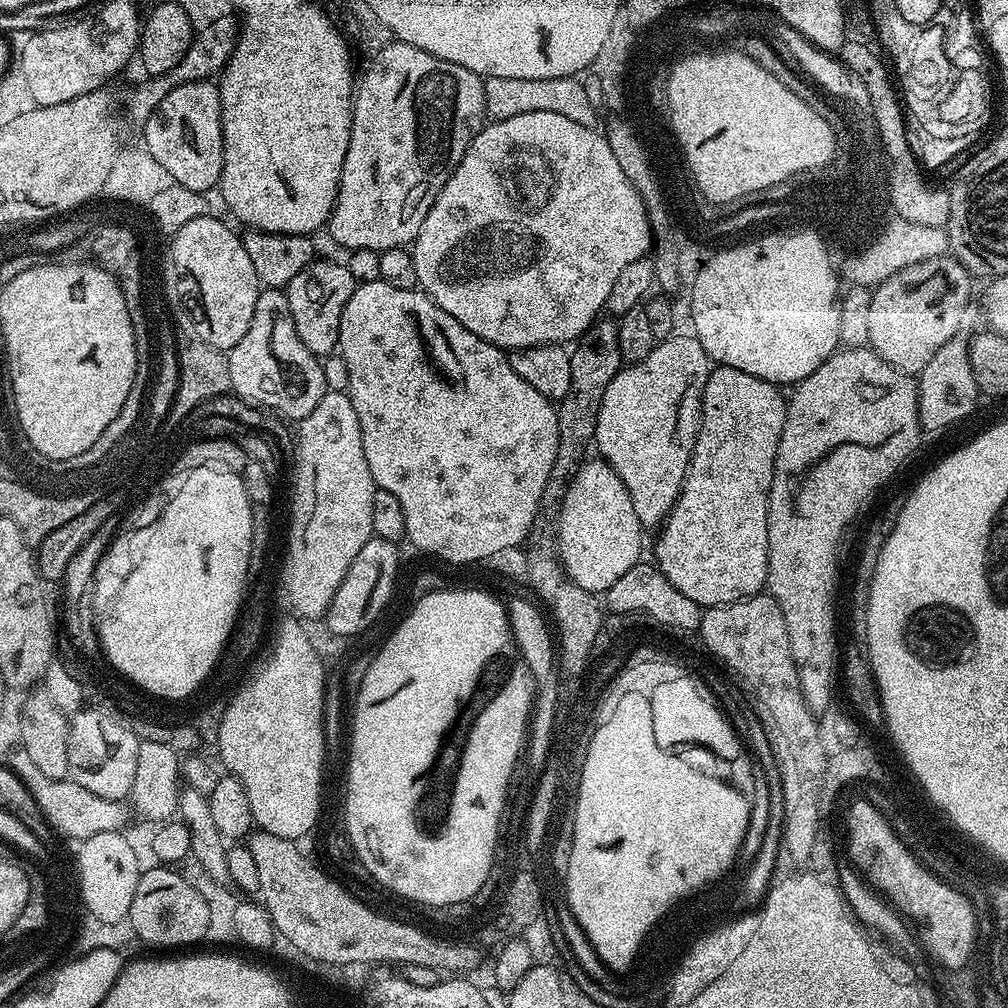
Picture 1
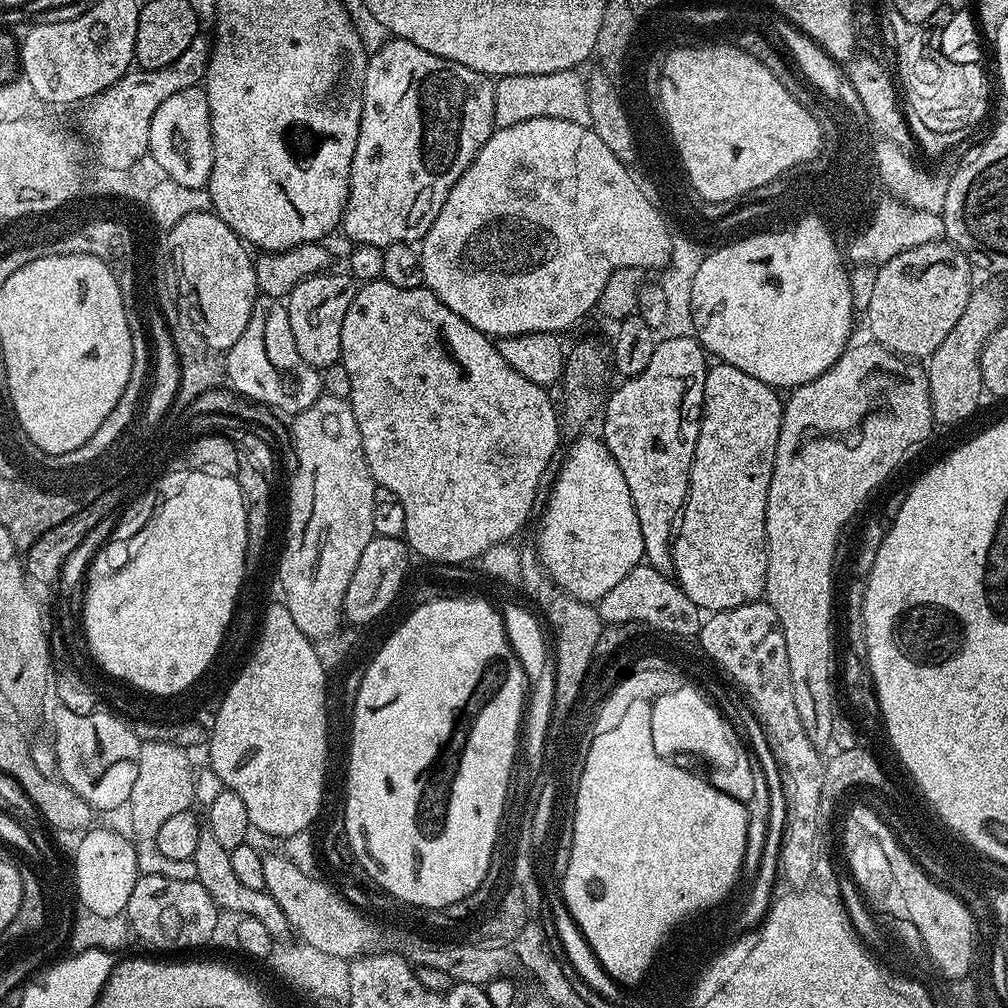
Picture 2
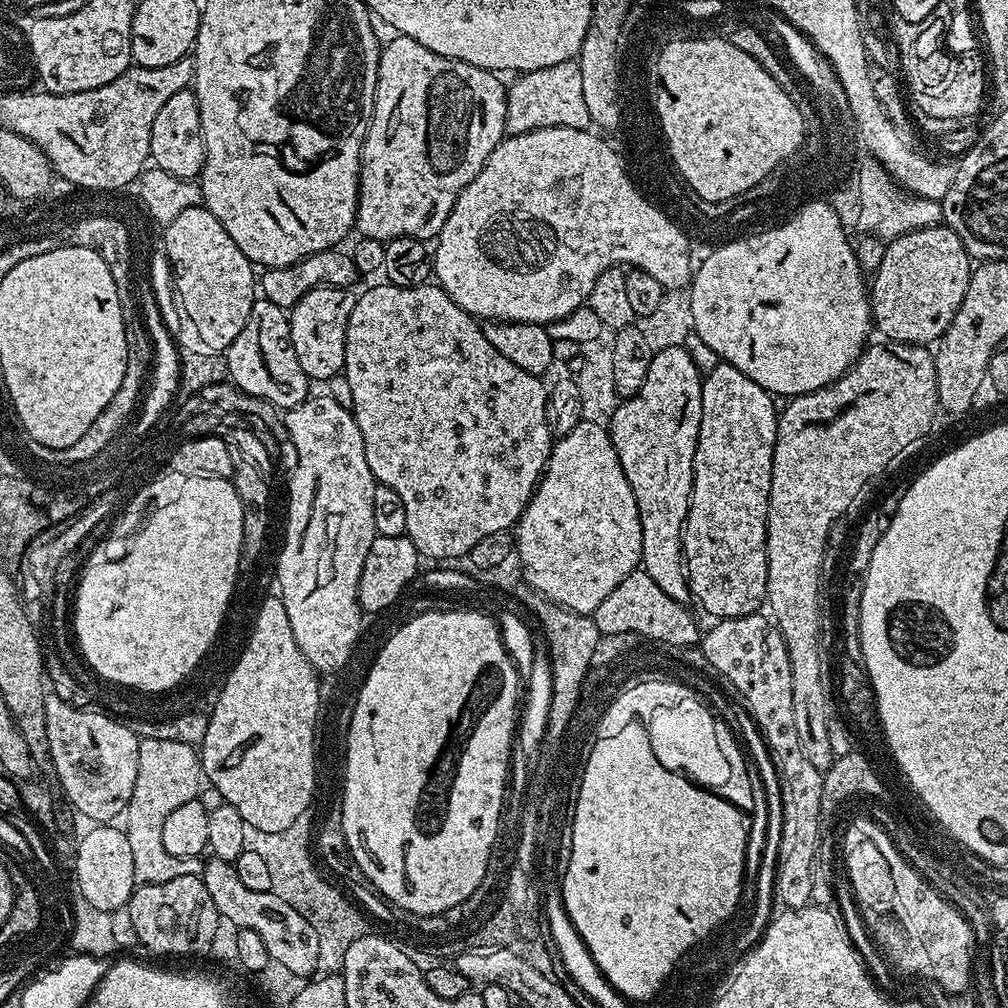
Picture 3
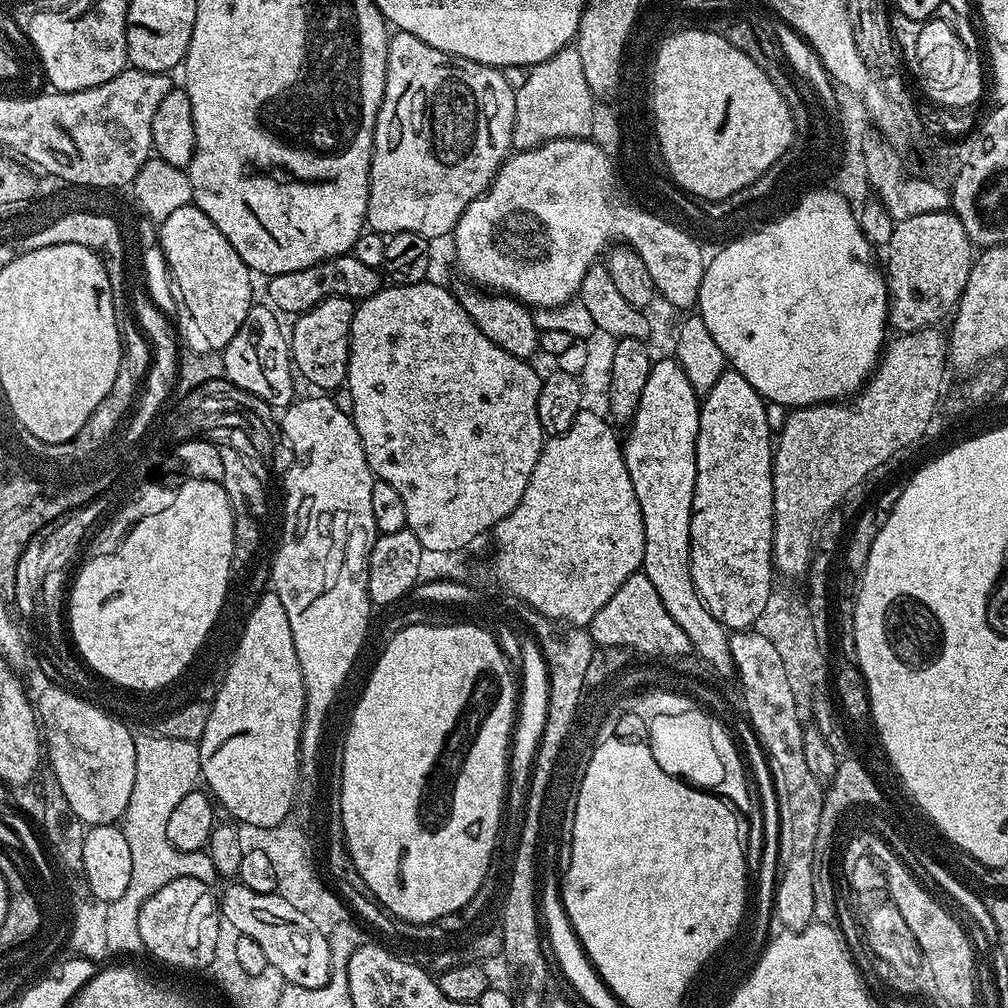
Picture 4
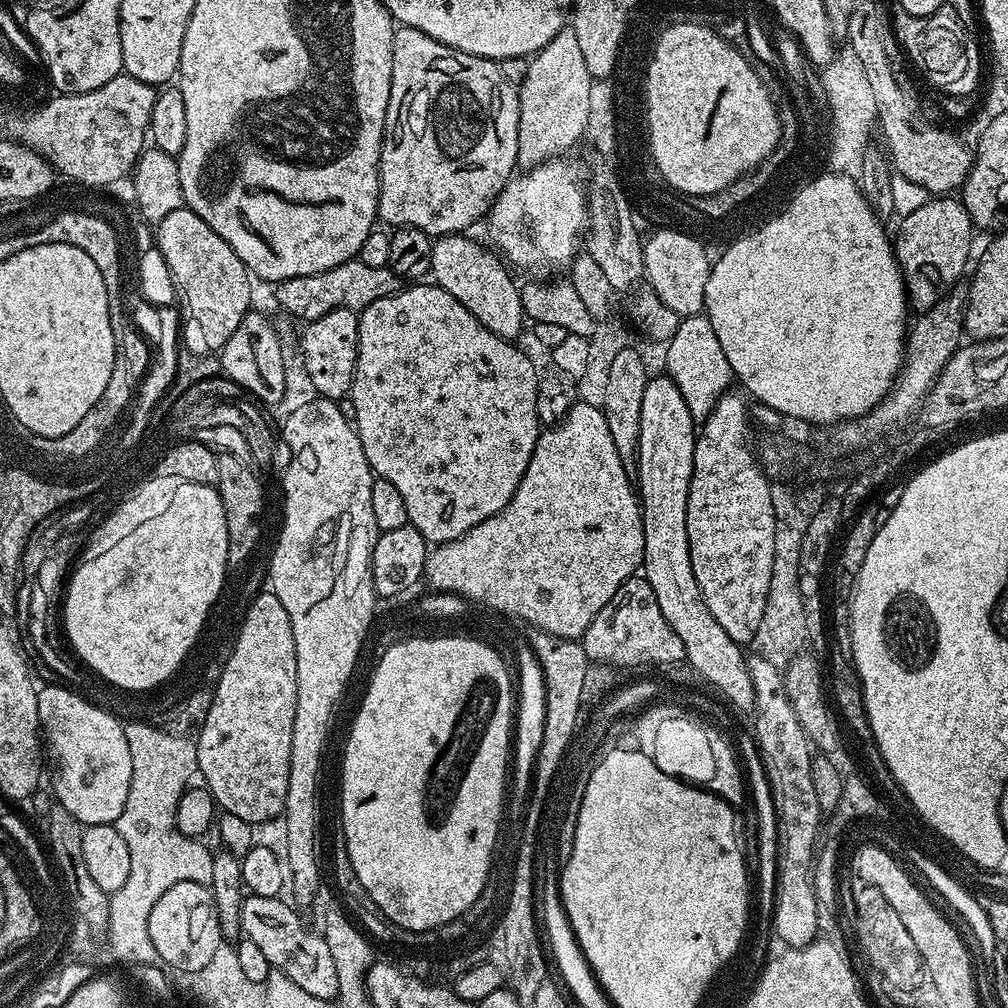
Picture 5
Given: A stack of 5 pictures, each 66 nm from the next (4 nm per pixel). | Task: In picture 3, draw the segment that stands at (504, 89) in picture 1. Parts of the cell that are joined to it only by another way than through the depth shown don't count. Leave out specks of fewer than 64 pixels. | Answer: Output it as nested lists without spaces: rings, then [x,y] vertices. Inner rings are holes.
[[[576,60],[558,62],[558,66],[546,66],[542,70],[517,75],[516,80],[507,89],[505,133],[509,136],[526,134],[539,128],[587,128],[593,127],[590,110],[586,110],[586,101],[582,94],[582,70]]]

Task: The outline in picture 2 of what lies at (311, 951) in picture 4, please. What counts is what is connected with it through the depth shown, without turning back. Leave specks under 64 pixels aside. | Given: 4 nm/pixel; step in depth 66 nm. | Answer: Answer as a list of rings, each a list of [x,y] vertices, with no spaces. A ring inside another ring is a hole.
[[[208,828],[201,829],[193,860],[197,870],[196,879],[210,894],[219,909],[259,918],[259,921],[270,931],[273,941],[280,942],[280,940],[288,939],[289,936],[291,938],[292,929],[289,926],[289,920],[286,918],[286,914],[283,914],[282,908],[274,901],[273,896],[265,890],[256,891],[251,890],[248,886],[243,886],[235,876],[234,870],[231,869],[229,851],[223,848],[220,842],[217,842],[214,834]]]

